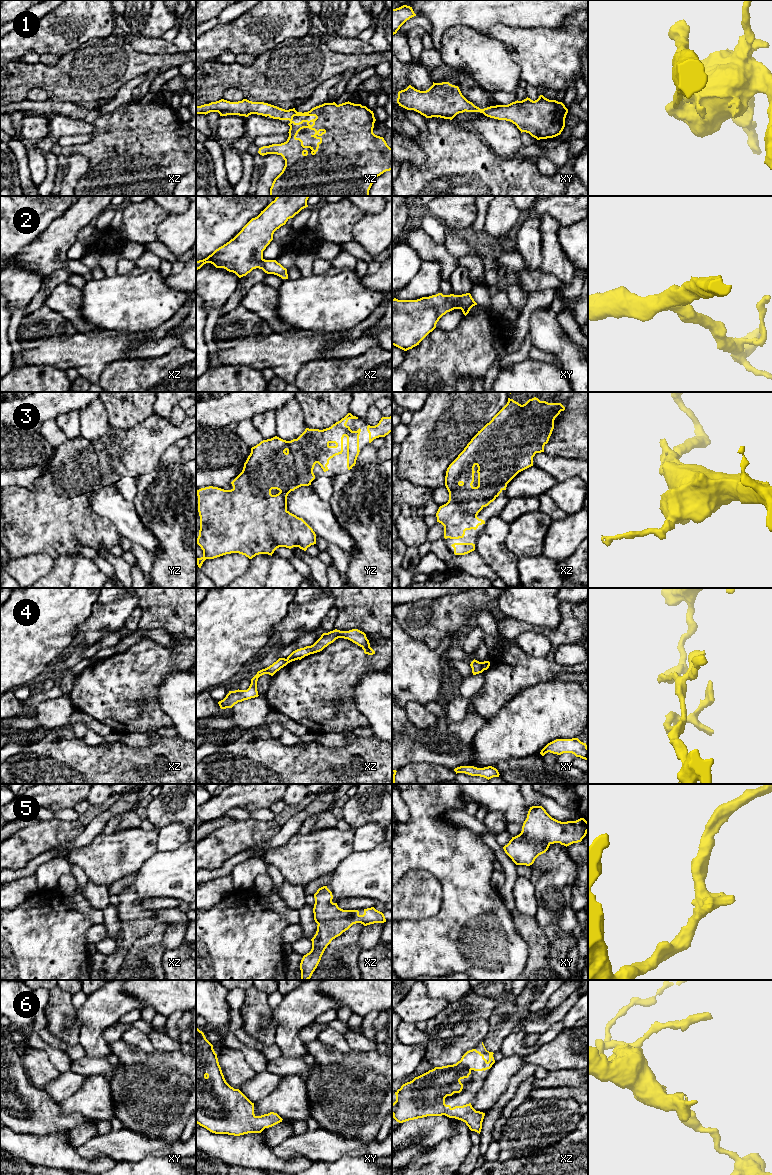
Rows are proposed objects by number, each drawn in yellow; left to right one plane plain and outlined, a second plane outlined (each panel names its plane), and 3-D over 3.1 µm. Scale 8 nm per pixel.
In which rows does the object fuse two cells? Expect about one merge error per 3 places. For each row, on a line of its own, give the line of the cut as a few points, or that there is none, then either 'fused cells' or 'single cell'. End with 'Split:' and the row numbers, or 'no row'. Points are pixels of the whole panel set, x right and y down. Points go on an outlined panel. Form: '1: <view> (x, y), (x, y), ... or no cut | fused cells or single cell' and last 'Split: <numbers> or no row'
1: no cut | single cell
2: no cut | single cell
3: no cut | single cell
4: xz (286, 659), (288, 662) | fused cells
5: no cut | single cell
6: no cut | single cell
Split: 4

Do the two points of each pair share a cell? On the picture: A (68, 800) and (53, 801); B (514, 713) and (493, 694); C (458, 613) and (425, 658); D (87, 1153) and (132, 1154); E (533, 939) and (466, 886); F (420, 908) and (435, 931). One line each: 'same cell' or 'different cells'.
A: same cell
B: different cells
C: different cells
D: same cell
E: different cells
F: different cells

